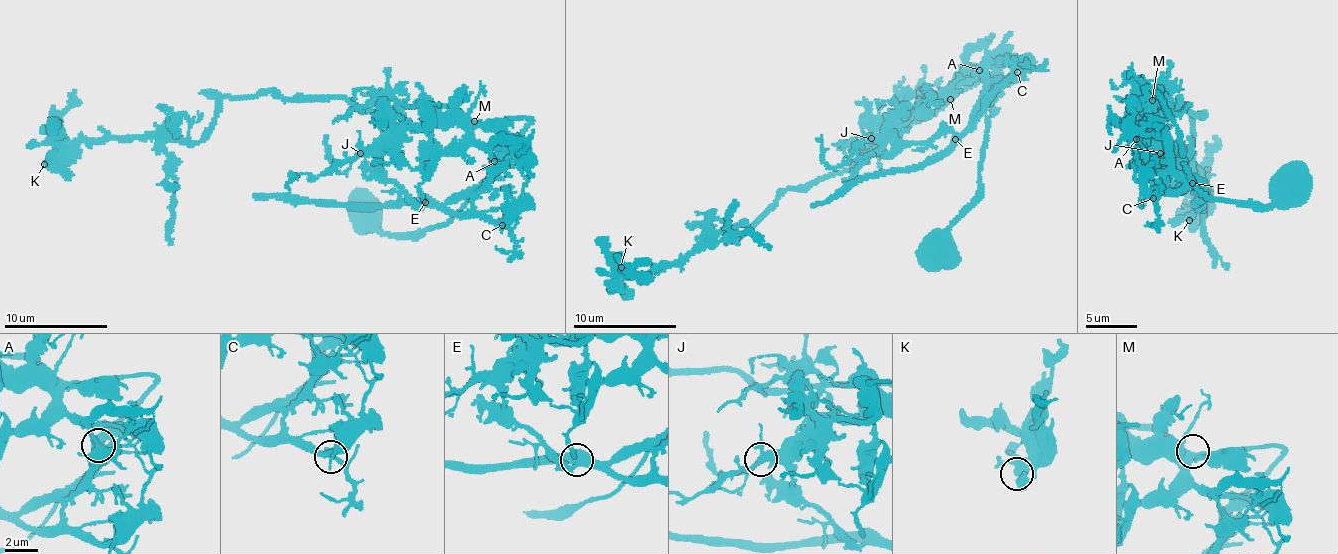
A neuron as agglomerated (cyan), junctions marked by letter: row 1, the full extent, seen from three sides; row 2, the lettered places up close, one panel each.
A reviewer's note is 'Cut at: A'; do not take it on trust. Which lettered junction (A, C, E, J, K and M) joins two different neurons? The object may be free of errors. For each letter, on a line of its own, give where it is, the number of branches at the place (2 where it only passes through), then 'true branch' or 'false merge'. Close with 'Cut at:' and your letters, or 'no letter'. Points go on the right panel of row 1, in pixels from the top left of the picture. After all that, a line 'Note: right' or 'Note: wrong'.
A: at (1136, 139); 6 branches meet; false merge
C: at (1153, 198); 6 branches meet; true branch
E: at (1192, 183); 3 branches meet; true branch
J: at (1160, 153); 5 branches meet; true branch
K: at (1189, 220); 3 branches meet; true branch
M: at (1152, 100); 4 branches meet; true branch
Cut at: A
Note: right

